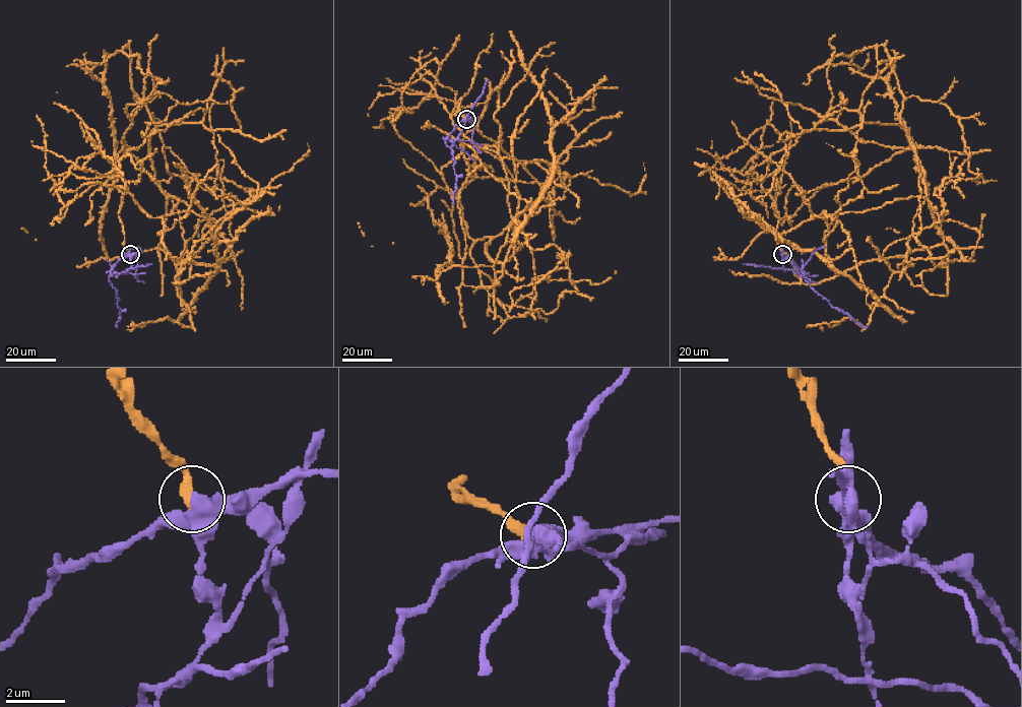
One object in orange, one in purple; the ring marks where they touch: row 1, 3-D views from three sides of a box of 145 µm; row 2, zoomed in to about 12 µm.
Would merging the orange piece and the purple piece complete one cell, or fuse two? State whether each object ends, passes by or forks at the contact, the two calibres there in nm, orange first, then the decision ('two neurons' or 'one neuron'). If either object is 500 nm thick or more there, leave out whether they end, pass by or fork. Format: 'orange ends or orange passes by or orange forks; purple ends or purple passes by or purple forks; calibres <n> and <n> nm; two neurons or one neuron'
orange ends; purple forks; calibres 300 and 360 nm; two neurons

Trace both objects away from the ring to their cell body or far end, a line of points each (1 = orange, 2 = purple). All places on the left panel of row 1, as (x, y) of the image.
1: (130, 254), (115, 170), (178, 202), (127, 45), (91, 71), (117, 176), (57, 216), (103, 194)
2: (130, 254), (119, 260), (108, 277), (119, 299), (120, 319), (117, 327)

